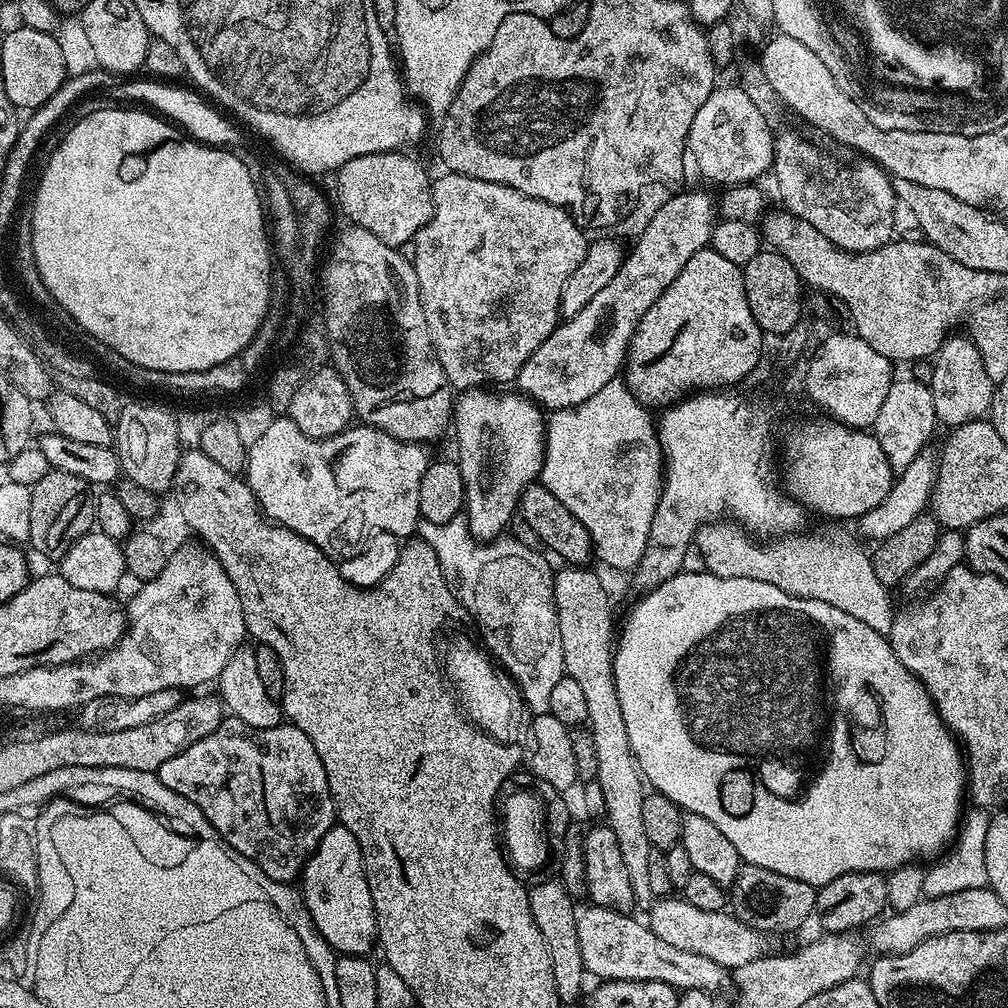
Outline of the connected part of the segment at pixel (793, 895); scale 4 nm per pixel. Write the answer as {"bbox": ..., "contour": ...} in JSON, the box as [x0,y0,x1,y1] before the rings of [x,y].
{"bbox":[730,864,817,934],"contour":[[[744,864],[736,876],[736,881],[730,886],[730,912],[746,926],[756,928],[765,934],[796,932],[808,919],[813,919],[816,910],[816,893],[817,889],[806,882],[798,882],[798,878],[786,878],[786,874],[774,874],[774,870]]]}

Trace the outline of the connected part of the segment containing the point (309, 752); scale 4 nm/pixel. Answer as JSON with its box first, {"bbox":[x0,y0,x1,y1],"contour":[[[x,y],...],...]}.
{"bbox":[158,718,337,884],"contour":[[[225,718],[214,734],[202,738],[202,742],[194,742],[190,750],[182,750],[182,754],[162,762],[158,775],[174,794],[190,798],[197,813],[208,819],[209,826],[217,832],[213,833],[235,855],[248,864],[256,864],[266,878],[274,878],[283,884],[295,881],[295,876],[297,879],[303,873],[304,863],[310,859],[318,842],[322,842],[326,830],[337,823],[326,766],[322,766],[314,742],[287,722],[273,728],[251,728],[241,720]]]}

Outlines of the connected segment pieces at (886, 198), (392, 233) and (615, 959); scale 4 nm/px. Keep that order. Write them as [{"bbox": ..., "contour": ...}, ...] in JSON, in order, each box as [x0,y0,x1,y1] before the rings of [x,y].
[{"bbox":[771,132,898,252],"contour":[[[800,132],[775,133],[771,175],[776,175],[776,188],[784,199],[783,207],[798,218],[810,222],[814,230],[826,234],[830,242],[848,252],[869,252],[893,239],[892,223],[896,220],[898,201],[892,189],[892,179],[879,164],[860,158],[857,164],[839,164],[828,152],[811,144]]]},{"bbox":[334,151,434,249],"contour":[[[407,151],[362,154],[358,158],[350,158],[350,162],[343,164],[335,173],[334,179],[336,179],[335,203],[340,203],[341,210],[352,219],[349,221],[357,228],[370,230],[374,238],[382,238],[382,242],[386,242],[391,248],[399,249],[404,246],[400,244],[407,245],[415,241],[418,230],[422,230],[422,226],[426,226],[426,222],[430,222],[434,214],[433,177],[428,177],[427,170]]]},{"bbox":[576,906,734,994],"contour":[[[588,906],[576,917],[578,926],[578,946],[582,946],[582,962],[585,973],[592,972],[601,981],[605,980],[653,980],[666,982],[672,988],[683,990],[693,988],[719,994],[734,984],[734,976],[713,959],[705,955],[692,954],[670,946],[652,933],[643,919],[635,920],[635,915],[615,912],[609,908]]]}]

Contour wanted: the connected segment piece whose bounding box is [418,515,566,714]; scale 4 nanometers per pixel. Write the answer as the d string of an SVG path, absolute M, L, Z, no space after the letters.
M463 515L441 524L421 520L418 536L438 554L438 562L446 582L452 585L459 607L476 619L483 647L515 680L527 711L547 713L550 694L566 674L552 589L554 568L520 540L475 540Z

